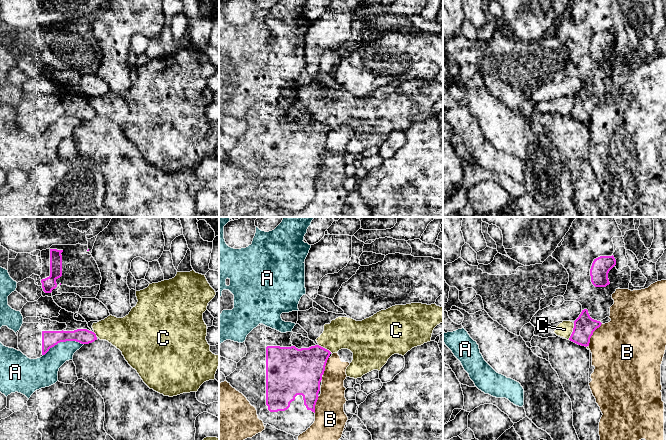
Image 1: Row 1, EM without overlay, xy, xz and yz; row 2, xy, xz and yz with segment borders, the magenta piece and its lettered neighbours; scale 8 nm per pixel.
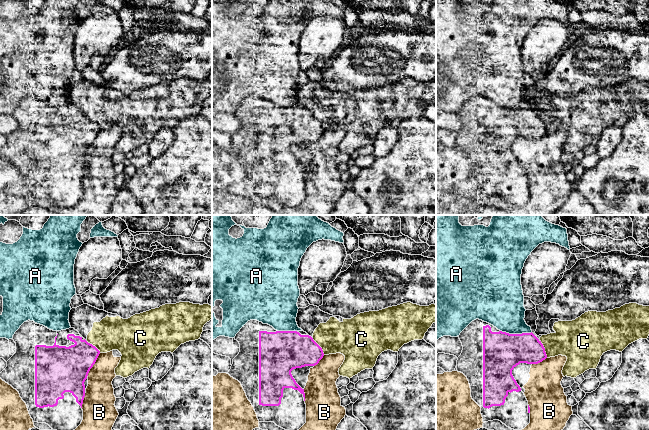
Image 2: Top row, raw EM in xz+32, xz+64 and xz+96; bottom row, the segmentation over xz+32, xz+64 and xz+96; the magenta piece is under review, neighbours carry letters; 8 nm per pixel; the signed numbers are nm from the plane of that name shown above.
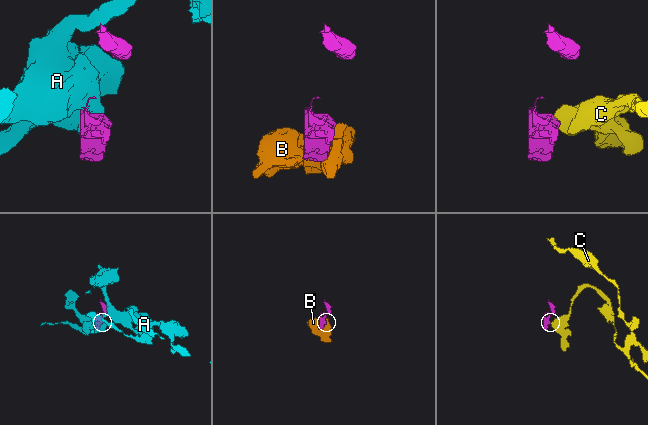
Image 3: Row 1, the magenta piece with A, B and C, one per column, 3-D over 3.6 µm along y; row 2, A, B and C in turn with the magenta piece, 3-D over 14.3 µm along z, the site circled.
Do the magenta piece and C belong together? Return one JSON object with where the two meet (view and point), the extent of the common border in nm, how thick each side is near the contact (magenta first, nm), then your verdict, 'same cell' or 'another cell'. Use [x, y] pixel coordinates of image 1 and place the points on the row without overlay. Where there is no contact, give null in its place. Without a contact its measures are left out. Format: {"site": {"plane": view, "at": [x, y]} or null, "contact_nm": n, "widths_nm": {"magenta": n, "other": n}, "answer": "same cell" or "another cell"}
{"site": {"plane": "yz", "at": [573, 107]}, "contact_nm": 140, "widths_nm": {"magenta": 170, "other": 120}, "answer": "another cell"}

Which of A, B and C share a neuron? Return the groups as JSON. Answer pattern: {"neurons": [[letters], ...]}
{"neurons": [["A"], ["B"], ["C"]]}

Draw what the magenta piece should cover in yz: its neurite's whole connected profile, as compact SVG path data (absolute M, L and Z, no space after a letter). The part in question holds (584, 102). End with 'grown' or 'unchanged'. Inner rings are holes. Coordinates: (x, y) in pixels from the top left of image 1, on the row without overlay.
M582 86L579 93L574 97L573 108L569 114L570 117L581 121L589 122L590 114L593 108L601 102L601 98L590 93L588 86Z; unchanged

